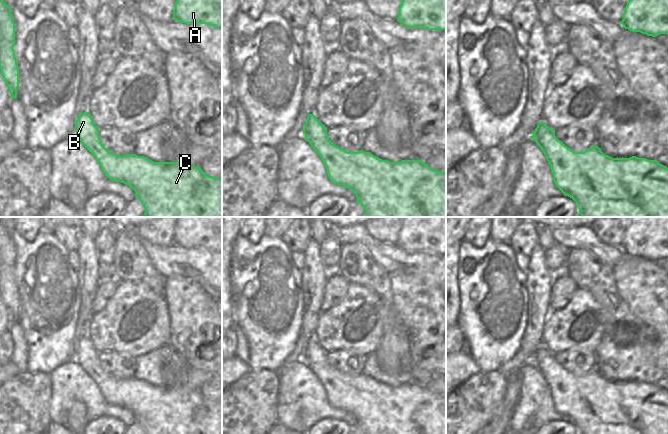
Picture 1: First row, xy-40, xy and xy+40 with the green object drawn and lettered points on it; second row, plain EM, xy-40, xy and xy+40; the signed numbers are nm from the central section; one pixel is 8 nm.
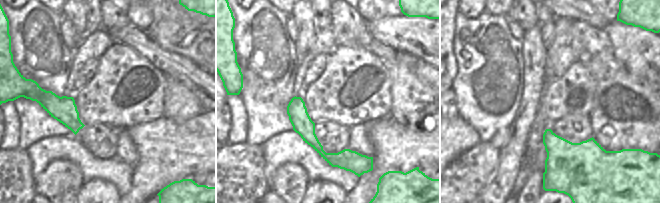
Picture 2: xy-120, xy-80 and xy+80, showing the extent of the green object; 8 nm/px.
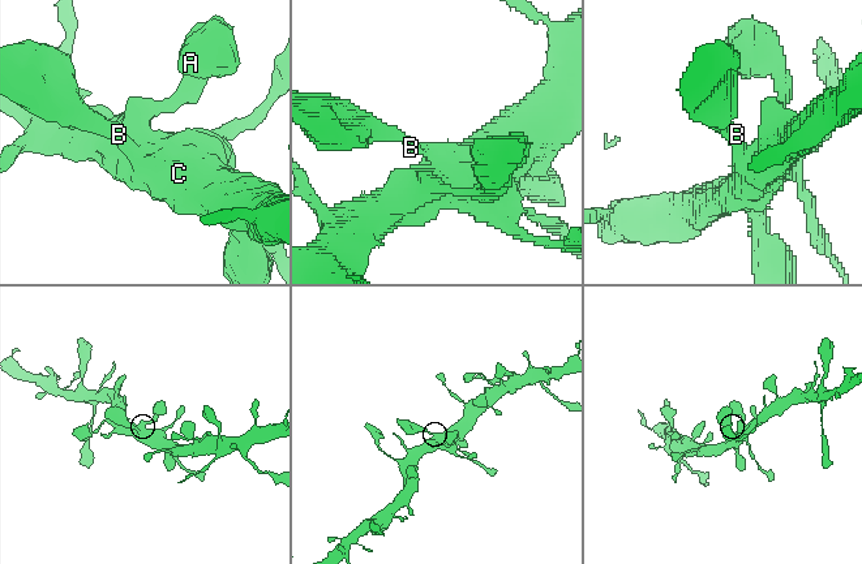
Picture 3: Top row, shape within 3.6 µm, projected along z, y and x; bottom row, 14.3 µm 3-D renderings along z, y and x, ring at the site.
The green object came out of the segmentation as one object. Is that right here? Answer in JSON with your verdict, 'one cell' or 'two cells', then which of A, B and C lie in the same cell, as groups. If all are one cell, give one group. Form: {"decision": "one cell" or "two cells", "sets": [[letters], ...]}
{"decision": "one cell", "sets": [["A", "B", "C"]]}

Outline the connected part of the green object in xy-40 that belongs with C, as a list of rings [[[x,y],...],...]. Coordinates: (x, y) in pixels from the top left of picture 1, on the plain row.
[[[88,336],[78,339],[75,356],[83,370],[95,381],[105,400],[130,410],[145,434],[222,434],[222,402],[208,400],[199,390],[192,388],[154,386],[136,378],[114,378],[101,367],[99,352]]]

